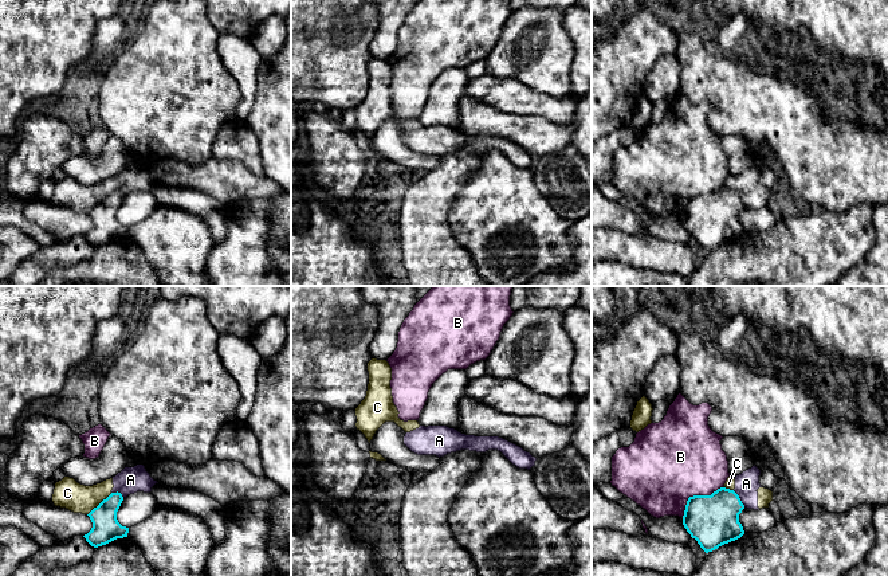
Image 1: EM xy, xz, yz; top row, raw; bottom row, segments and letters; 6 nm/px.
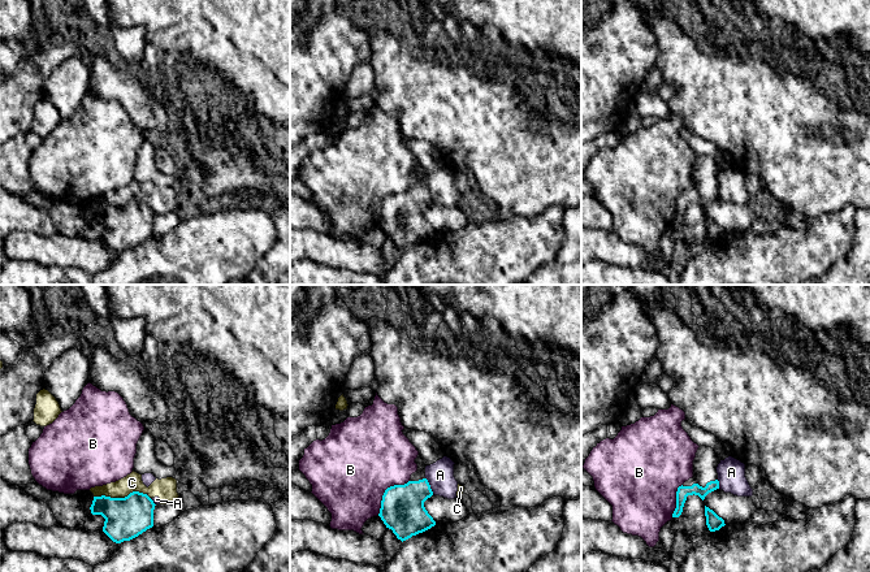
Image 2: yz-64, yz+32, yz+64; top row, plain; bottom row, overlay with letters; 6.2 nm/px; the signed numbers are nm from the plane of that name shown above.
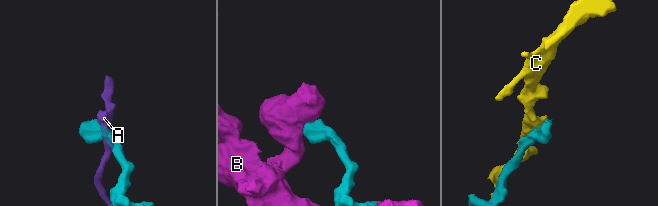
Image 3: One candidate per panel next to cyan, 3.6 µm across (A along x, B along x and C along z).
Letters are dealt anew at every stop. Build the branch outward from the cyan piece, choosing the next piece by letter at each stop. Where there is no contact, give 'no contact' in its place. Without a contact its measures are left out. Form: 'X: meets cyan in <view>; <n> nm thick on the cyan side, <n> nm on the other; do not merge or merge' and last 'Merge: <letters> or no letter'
A: meets cyan in yz; 300 nm thick on the cyan side, 140 nm on the other; do not merge
B: meets cyan in yz; 300 nm thick on the cyan side, 480 nm on the other; do not merge
C: meets cyan in xy; 160 nm thick on the cyan side, 170 nm on the other; do not merge
Merge: no letter

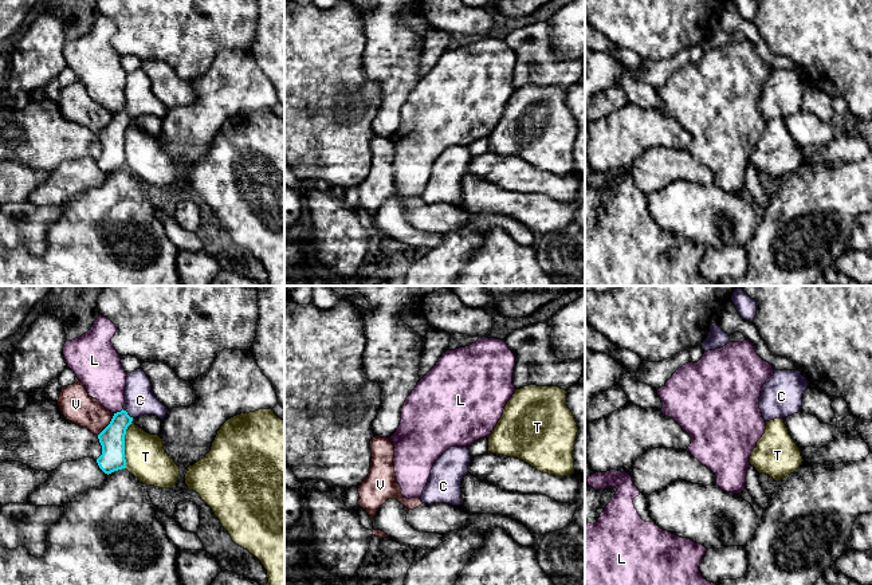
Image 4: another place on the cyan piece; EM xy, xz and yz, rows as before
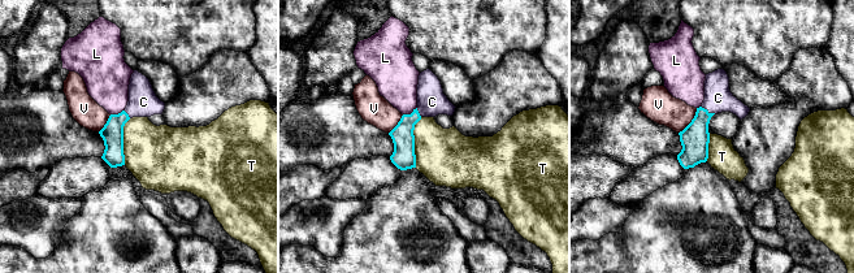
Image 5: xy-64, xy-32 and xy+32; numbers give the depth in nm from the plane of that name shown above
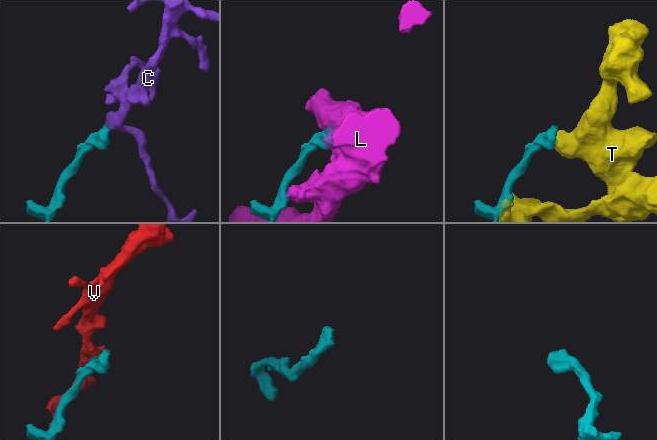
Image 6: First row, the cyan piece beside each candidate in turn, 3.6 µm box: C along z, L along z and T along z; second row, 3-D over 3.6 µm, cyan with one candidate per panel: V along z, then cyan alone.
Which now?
C: meets cyan in xy; 150 nm thick on the cyan side, 180 nm on the other; merge
L: meets cyan in xy; 150 nm thick on the cyan side, 260 nm on the other; do not merge
T: meets cyan in xy; 150 nm thick on the cyan side, 240 nm on the other; do not merge
V: meets cyan in xy; 150 nm thick on the cyan side, 200 nm on the other; do not merge
Merge: C

